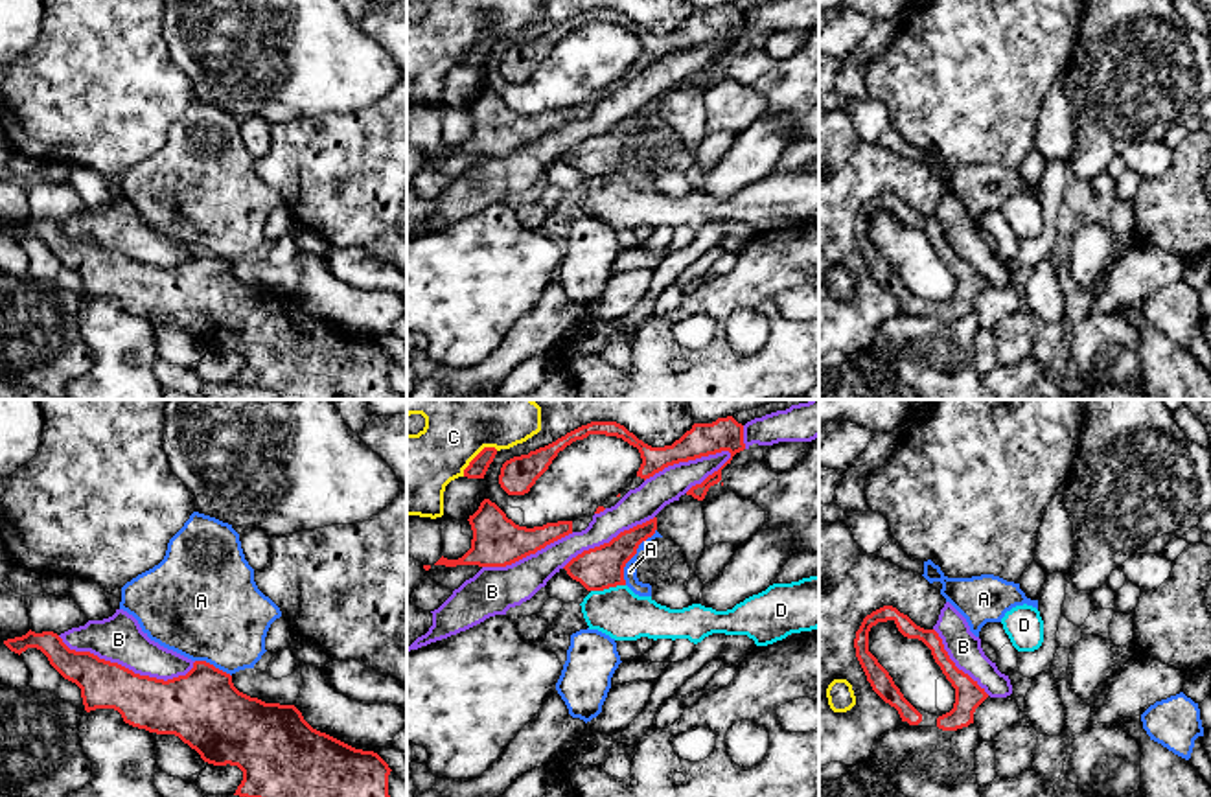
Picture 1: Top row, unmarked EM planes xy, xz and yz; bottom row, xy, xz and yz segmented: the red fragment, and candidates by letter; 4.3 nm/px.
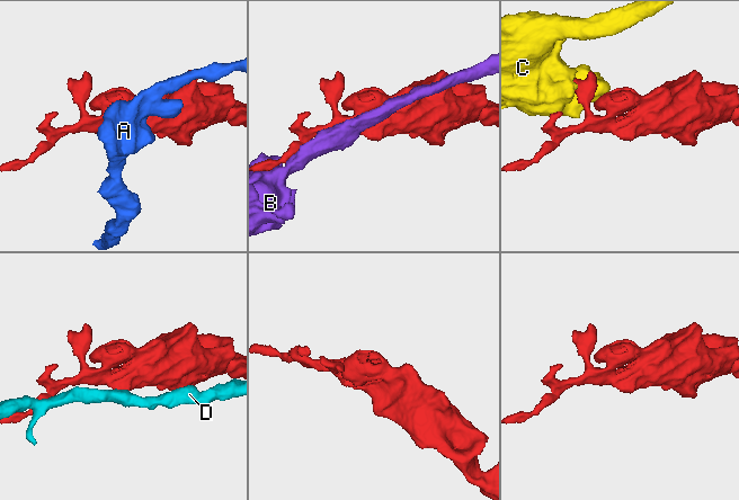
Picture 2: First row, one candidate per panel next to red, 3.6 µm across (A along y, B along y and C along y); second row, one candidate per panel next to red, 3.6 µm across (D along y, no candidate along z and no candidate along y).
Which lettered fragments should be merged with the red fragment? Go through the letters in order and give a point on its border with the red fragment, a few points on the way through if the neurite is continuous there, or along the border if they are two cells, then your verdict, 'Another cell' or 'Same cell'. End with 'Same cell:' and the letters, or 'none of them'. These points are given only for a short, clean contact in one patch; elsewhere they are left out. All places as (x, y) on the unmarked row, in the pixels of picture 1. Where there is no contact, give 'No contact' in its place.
A: Touches red at xz (634, 142). Boundary: xz (656, 116), (626, 151), (624, 172). Another cell
B: Touches red at xy (127, 256). Another cell
C: Touches red at xz (477, 43). Another cell
D: Touches red at xz (608, 175). Boundary: xz (624, 172), (591, 179). Another cell
Same cell: none of them

